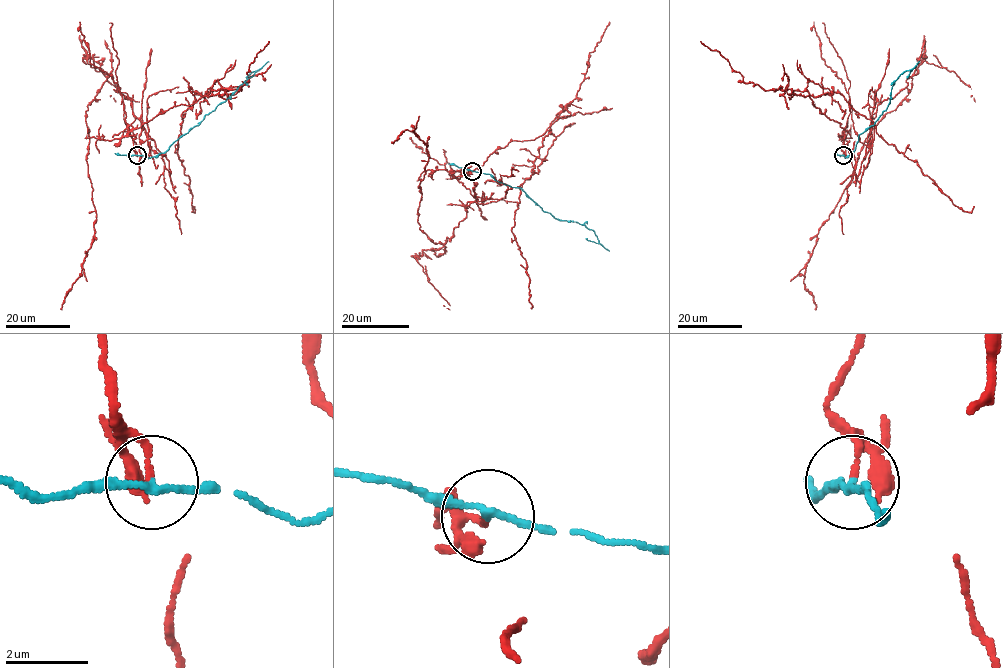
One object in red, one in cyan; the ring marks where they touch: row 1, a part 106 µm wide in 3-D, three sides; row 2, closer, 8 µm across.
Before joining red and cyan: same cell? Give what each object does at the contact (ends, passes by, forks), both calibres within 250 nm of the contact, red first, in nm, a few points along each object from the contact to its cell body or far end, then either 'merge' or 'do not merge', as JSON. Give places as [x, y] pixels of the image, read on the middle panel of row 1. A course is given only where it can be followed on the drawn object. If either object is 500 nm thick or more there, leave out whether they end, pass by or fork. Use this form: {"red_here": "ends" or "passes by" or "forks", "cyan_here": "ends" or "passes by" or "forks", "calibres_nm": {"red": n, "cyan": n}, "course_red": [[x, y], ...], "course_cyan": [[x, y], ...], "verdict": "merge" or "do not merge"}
{"red_here": "ends", "cyan_here": "passes by", "calibres_nm": {"red": 120, "cyan": 150}, "course_red": [[472, 171], [458, 180], [476, 200], [453, 235], [435, 243], [418, 223], [427, 146], [408, 129], [391, 141]], "course_cyan": [[472, 171], [490, 174], [496, 180], [520, 188], [554, 218], [585, 225], [594, 232], [598, 242], [586, 238]], "verdict": "do not merge"}

